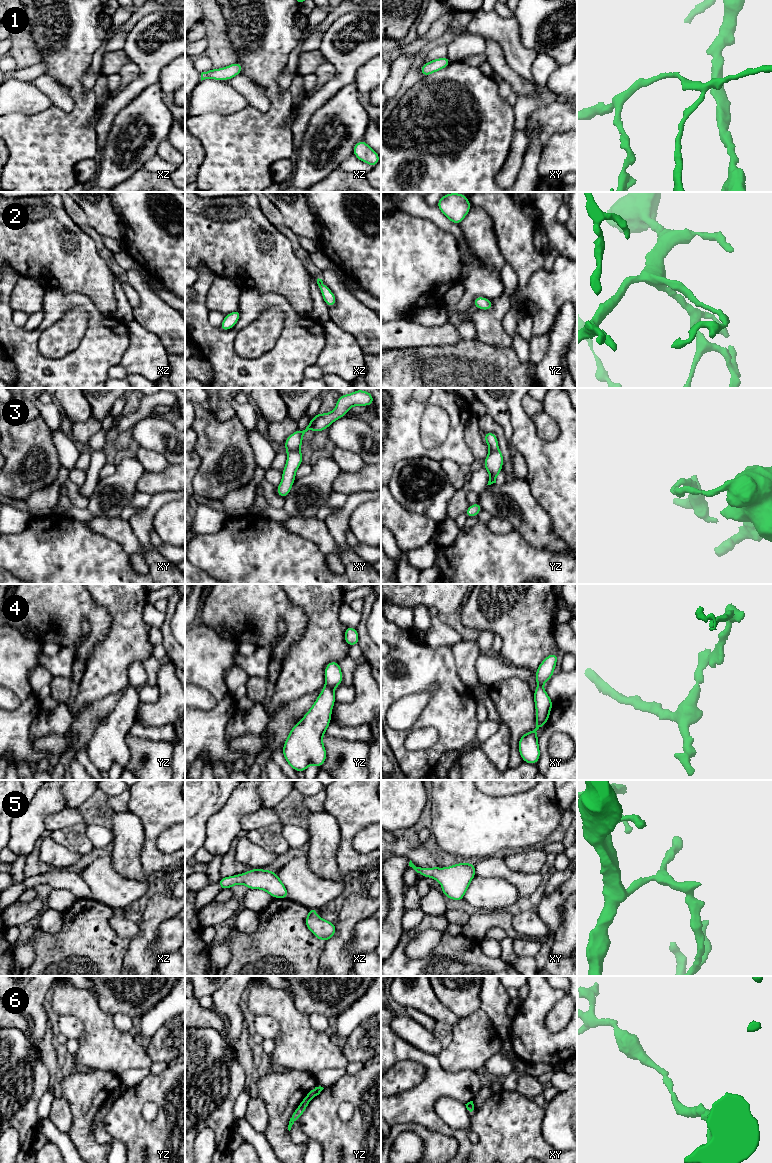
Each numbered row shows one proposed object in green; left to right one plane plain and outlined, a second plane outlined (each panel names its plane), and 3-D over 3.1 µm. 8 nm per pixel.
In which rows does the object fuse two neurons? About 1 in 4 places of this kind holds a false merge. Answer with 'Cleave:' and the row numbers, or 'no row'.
Cleave: 3

